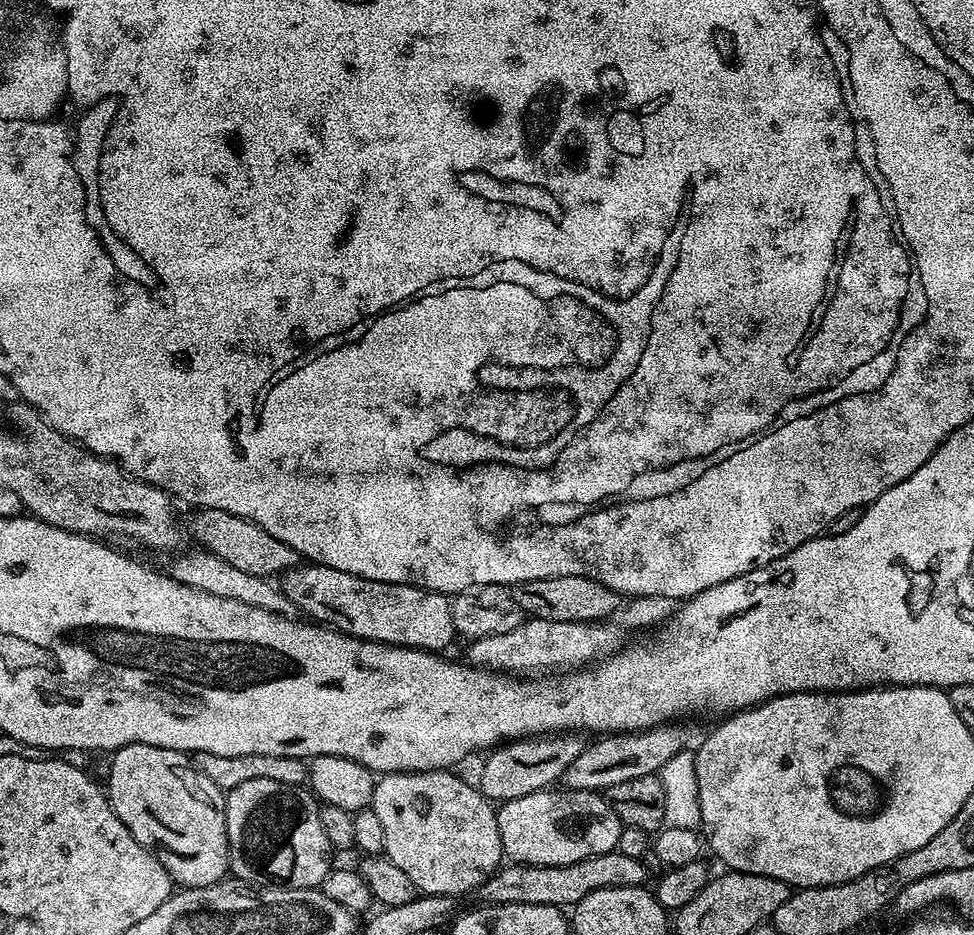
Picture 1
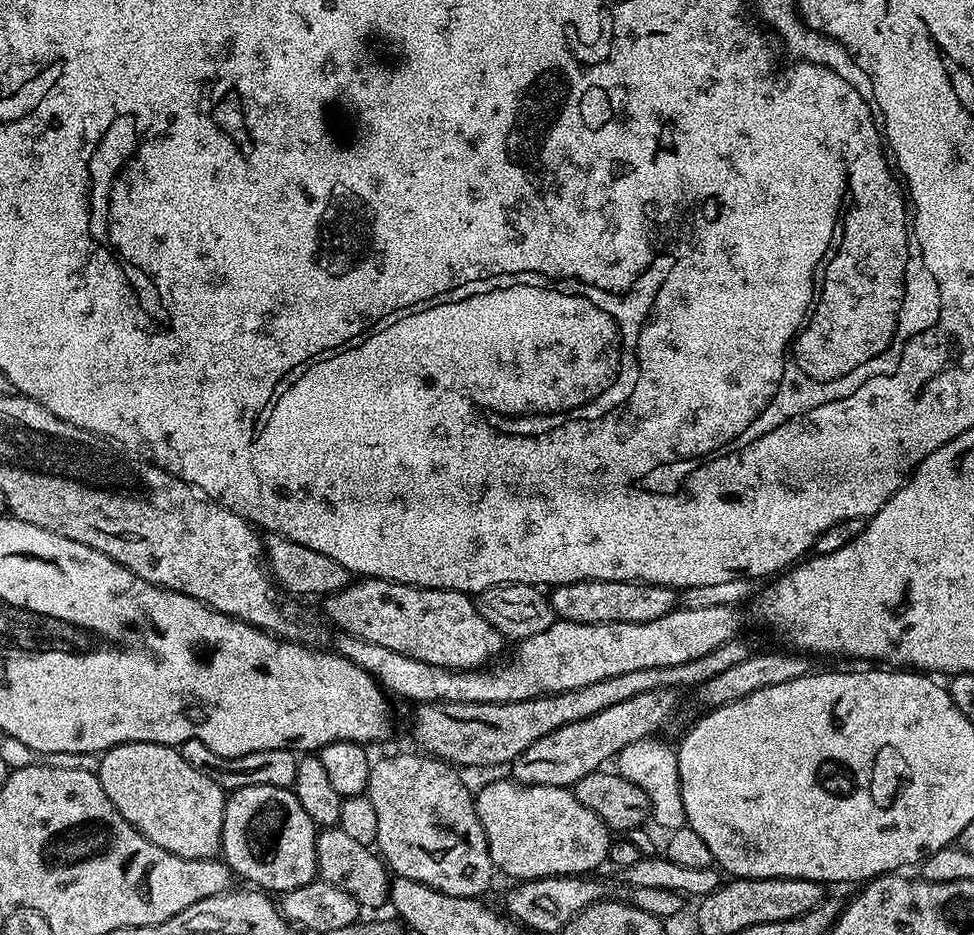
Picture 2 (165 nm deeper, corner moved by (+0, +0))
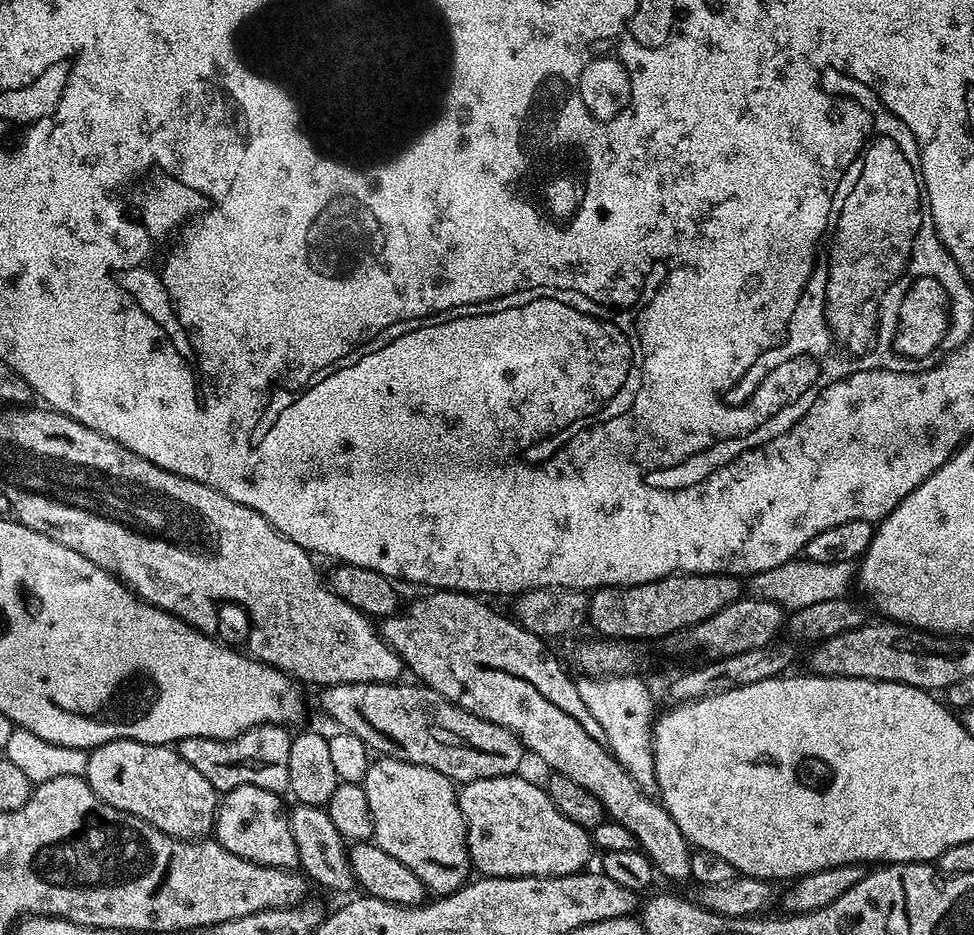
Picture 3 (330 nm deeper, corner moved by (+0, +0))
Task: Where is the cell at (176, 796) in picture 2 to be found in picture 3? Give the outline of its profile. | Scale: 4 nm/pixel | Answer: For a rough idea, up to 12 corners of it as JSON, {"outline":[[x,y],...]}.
{"outline":[[111,740],[88,785],[175,840],[207,837],[218,793],[175,747]]}

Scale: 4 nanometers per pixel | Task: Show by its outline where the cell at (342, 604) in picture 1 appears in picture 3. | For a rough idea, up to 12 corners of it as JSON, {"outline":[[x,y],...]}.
{"outline":[[479,595],[378,624],[423,687],[510,729],[634,834],[659,875],[693,854],[616,761],[576,680]]}

